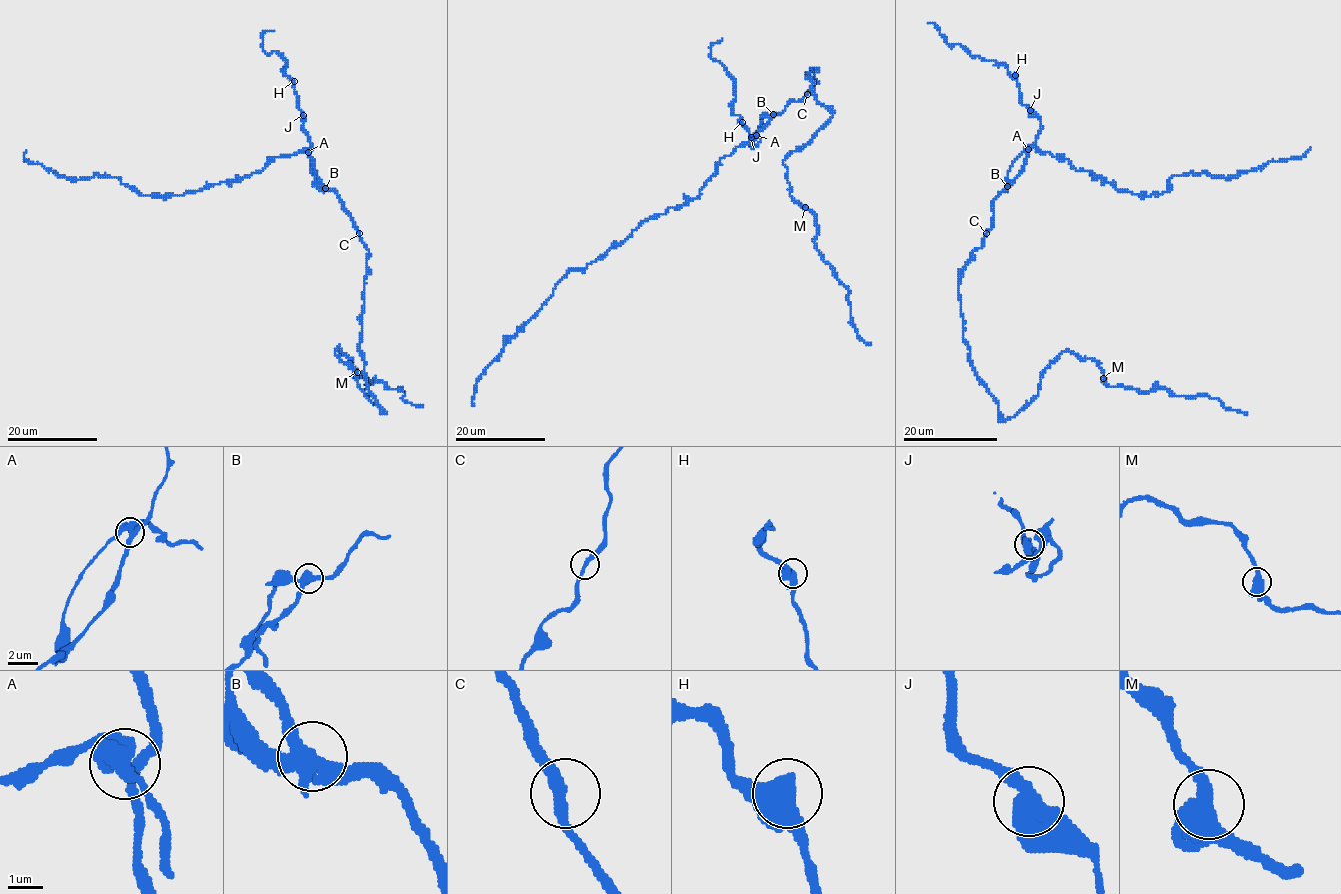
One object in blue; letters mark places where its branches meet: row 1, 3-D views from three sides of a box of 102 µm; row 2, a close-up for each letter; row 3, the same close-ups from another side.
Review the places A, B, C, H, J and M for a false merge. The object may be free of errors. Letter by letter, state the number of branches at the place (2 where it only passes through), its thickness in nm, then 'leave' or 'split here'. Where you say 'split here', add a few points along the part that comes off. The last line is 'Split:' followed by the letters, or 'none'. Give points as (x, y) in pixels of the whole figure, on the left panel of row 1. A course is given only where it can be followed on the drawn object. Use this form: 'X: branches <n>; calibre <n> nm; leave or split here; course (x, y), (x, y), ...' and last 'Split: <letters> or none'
A: branches 4; calibre 460 nm; leave
B: branches 4; calibre 400 nm; leave
C: branches 2; calibre 300 nm; leave
H: branches 3; calibre 440 nm; leave
J: branches 2; calibre 500 nm; leave
M: branches 3; calibre 480 nm; leave
Split: none

